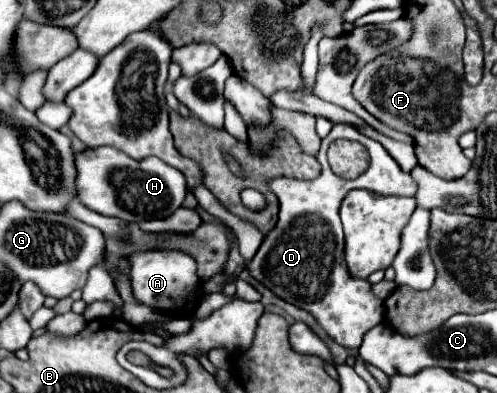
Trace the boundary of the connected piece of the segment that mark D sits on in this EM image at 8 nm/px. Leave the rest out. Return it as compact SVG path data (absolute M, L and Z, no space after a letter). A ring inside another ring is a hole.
M334 124L330 134L322 140L318 162L322 172L316 180L294 180L274 178L268 186L280 200L280 214L276 226L266 234L256 256L248 264L250 274L270 288L278 298L310 312L320 328L338 344L346 348L360 348L362 338L368 330L384 320L386 308L372 292L368 280L356 280L348 274L344 262L344 234L338 216L338 208L344 196L352 188L370 188L382 196L414 196L416 184L410 174L402 172L390 154L380 148L378 142L360 134L354 126ZM336 138L356 140L366 146L370 154L370 166L364 174L354 180L344 180L332 174L326 162L326 150Z

